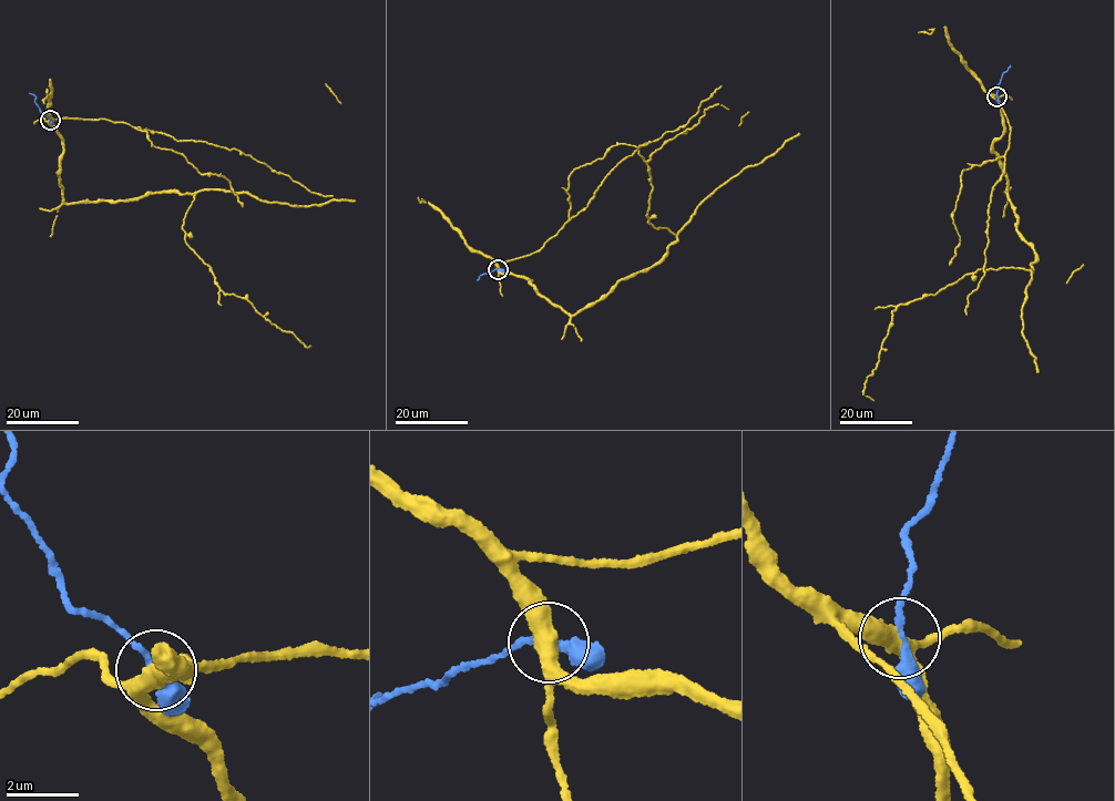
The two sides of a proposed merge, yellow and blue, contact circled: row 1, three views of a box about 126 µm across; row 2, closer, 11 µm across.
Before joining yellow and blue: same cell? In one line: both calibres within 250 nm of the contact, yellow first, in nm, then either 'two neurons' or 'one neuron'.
460/240 nm | two neurons

